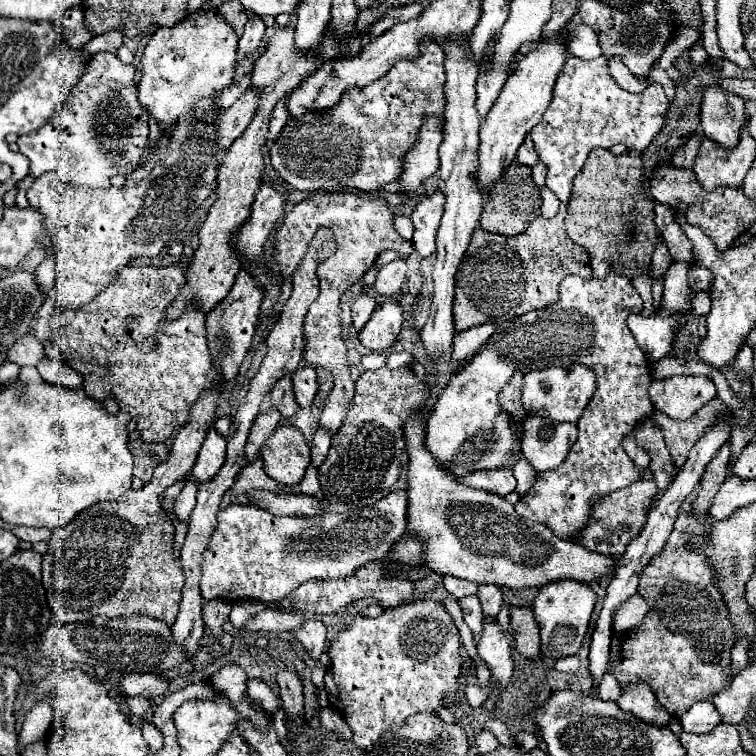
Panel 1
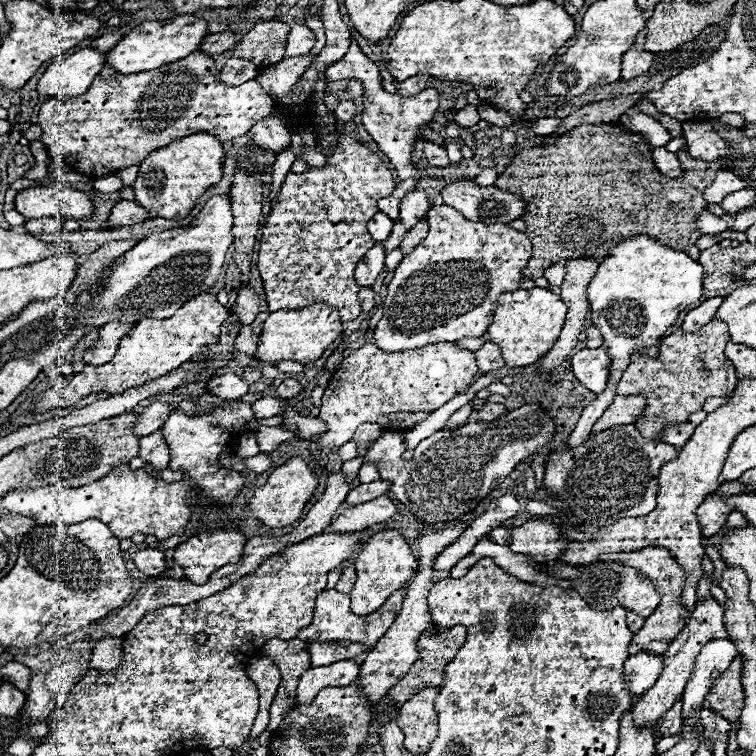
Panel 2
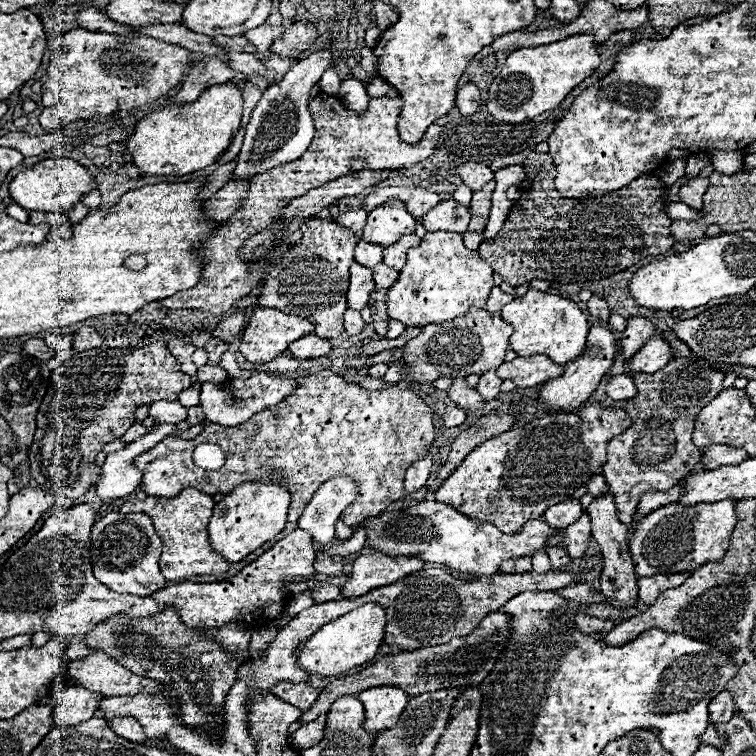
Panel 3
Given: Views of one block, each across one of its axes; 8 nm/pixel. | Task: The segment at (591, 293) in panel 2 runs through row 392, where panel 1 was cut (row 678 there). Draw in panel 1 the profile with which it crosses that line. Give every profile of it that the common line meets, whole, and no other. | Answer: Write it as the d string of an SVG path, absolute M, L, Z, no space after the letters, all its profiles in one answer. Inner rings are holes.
M606 672L602 676L602 680L598 684L598 696L602 700L616 700L620 696L620 684L618 684L618 680L610 672Z

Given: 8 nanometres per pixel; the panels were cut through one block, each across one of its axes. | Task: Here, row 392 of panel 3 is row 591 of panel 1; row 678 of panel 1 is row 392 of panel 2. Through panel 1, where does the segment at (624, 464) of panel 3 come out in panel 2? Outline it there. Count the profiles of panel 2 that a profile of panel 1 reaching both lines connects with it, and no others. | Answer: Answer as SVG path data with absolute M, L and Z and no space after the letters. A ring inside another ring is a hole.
M712 318L698 332L684 332L678 328L674 334L660 340L660 356L650 358L644 354L634 354L630 366L624 370L618 384L618 394L644 394L646 410L636 422L640 434L648 440L660 440L658 434L666 424L686 422L688 416L702 408L706 398L730 396L738 384L734 364L724 356L724 346L728 344L728 328L724 322Z

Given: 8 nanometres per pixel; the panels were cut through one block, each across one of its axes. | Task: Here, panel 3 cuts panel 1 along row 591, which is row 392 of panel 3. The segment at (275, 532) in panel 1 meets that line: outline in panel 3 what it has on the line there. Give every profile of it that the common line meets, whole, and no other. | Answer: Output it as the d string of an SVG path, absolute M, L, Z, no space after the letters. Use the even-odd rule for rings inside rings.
M256 372L254 376L250 376L246 380L228 378L228 380L218 382L218 384L203 383L200 401L208 422L220 424L220 426L236 426L236 424L242 424L244 420L248 420L250 416L254 416L256 412L282 402L296 388L298 388L298 384L296 384L294 378L284 378L284 376L276 376L276 374Z

